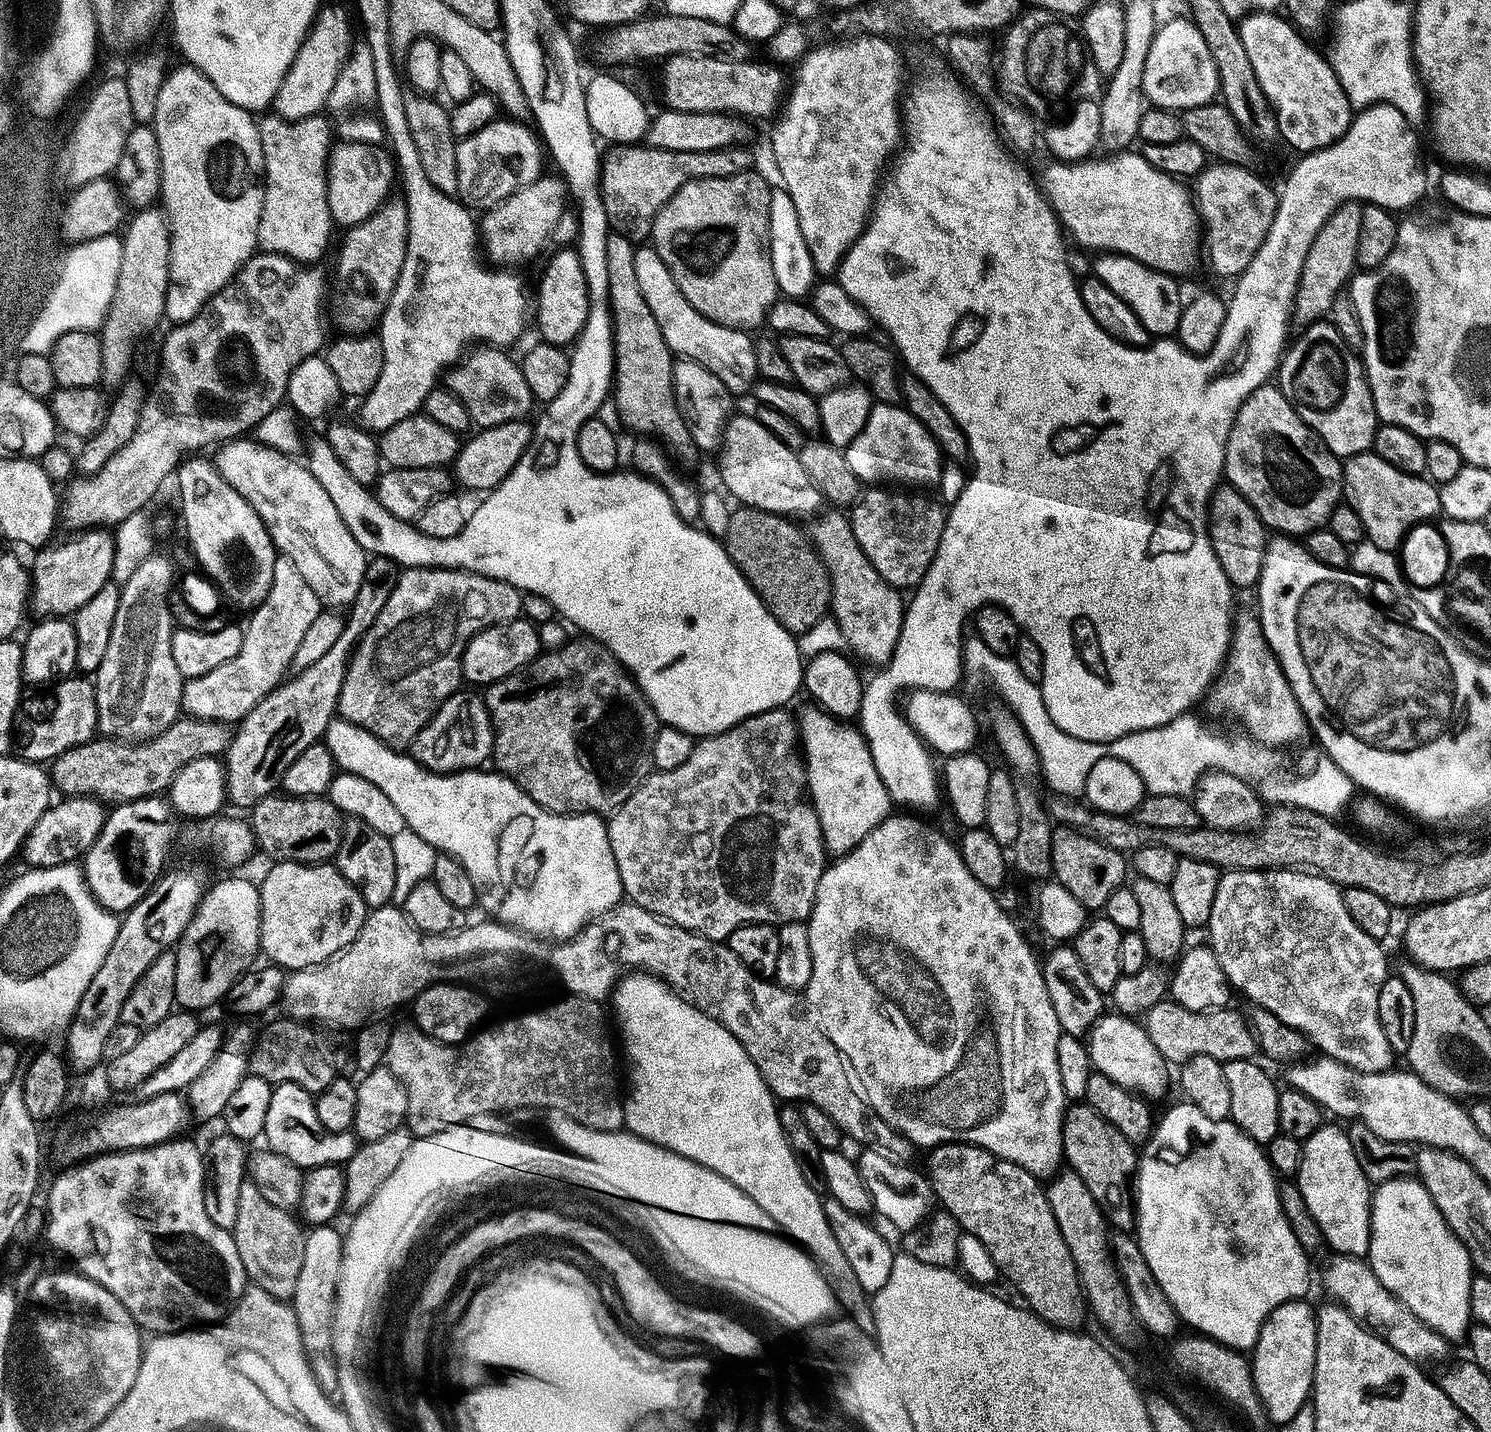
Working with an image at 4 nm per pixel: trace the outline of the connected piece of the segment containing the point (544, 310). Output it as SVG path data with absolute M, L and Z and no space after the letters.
M576 250L560 252L548 264L544 277L540 280L540 305L535 305L534 320L540 323L539 339L562 349L575 345L590 314L586 274Z

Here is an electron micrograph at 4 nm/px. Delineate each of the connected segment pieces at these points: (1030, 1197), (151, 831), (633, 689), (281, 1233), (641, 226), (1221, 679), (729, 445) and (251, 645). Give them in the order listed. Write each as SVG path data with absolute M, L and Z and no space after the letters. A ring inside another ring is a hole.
M941 1144L939 1148L931 1149L927 1156L926 1175L936 1191L939 1207L951 1214L967 1235L978 1238L978 1242L990 1250L994 1262L1000 1267L1001 1277L1005 1281L1008 1279L1020 1291L1021 1298L1025 1300L1021 1301L1047 1324L1064 1332L1081 1331L1085 1327L1083 1324L1090 1320L1088 1298L1084 1295L1084 1284L1070 1254L1070 1246L1066 1246L1058 1218L1054 1218L1045 1185L1022 1170L1022 1166L1006 1162L972 1144Z
M148 796L145 800L135 800L129 804L117 804L107 813L104 829L98 842L94 842L94 846L82 861L88 889L91 890L92 897L107 912L127 914L151 894L152 889L164 876L166 872L164 863L168 860L168 843L171 842L172 835L176 832L176 824L172 821L172 816L174 817L174 809L171 803L160 796ZM120 848L128 848L128 861L124 861Z
M579 639L557 652L544 652L528 668L487 689L488 709L496 731L494 764L550 813L608 818L652 775L654 738L658 738L662 725L635 676L620 659L597 640Z
M245 1182L239 1195L238 1222L234 1235L249 1281L270 1294L273 1300L295 1301L302 1262L306 1262L308 1241L301 1221L289 1209L266 1202L266 1197L255 1182Z
M620 146L607 154L603 161L602 184L606 191L604 204L609 215L611 231L620 233L633 242L644 242L652 235L656 215L692 180L709 180L737 176L743 172L753 171L751 151L747 147L737 146L731 150L723 148L713 152L682 154L667 152L657 148L645 147L644 156L636 153L632 146Z
M1255 611L1235 617L1232 646L1228 658L1216 677L1207 697L1206 705L1216 716L1233 716L1238 723L1265 749L1288 748L1299 740L1309 739L1308 719L1282 670L1280 660L1264 639L1259 615Z
M736 414L729 419L718 449L719 456L723 491L737 505L785 518L815 517L825 507L823 494L806 476L806 471L802 470L797 453L778 442L778 438L774 438L774 434L770 434L770 430L766 430L766 426L762 426L751 415Z
M283 558L277 559L274 566L274 586L263 604L255 609L253 616L256 617L246 624L242 650L238 654L238 658L226 662L226 666L218 666L218 670L210 670L210 674L206 674L202 678L187 681L184 686L183 711L194 720L213 720L229 726L239 725L240 721L245 720L274 689L280 687L285 681L289 675L289 673L287 674L288 668L290 672L296 663L298 646L302 646L302 638L306 638L310 626L314 626L314 622L318 622L321 614L322 605L318 594L314 594L314 590L310 590L310 586L306 586L306 578L302 578L302 574L298 574L298 568L294 566L294 562Z

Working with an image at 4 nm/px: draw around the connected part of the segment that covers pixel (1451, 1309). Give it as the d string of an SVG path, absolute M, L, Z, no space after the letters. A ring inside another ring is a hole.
M1419 1179L1391 1180L1375 1189L1372 1245L1367 1259L1382 1286L1397 1296L1425 1326L1449 1342L1469 1335L1474 1324L1470 1306L1470 1286L1474 1279L1472 1256L1452 1233Z

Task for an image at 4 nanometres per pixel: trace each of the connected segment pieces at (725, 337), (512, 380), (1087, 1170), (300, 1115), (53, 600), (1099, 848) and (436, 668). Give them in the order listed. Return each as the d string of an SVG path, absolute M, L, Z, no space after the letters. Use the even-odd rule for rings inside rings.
M637 247L636 258L635 269L642 298L646 298L646 306L650 306L650 314L654 314L662 330L662 338L666 338L666 346L672 351L673 357L693 360L706 366L706 370L710 370L714 378L719 378L722 386L726 386L726 390L732 393L733 397L740 398L743 392L751 393L760 375L756 357L757 341L751 340L748 332L718 326L718 322L710 322L710 318L698 314L698 310L694 310L690 302L686 302L686 294L678 290L674 274L668 269L666 262L662 262L655 248Z
M480 346L469 351L447 373L447 388L458 394L458 398L462 398L462 406L470 410L470 418L477 429L506 426L515 420L527 421L532 412L534 401L530 386L526 386L524 369L517 361L515 364L508 355L507 351L499 348Z
M1074 1104L1065 1113L1063 1150L1067 1167L1086 1183L1109 1225L1117 1233L1133 1233L1136 1214L1130 1185L1139 1171L1140 1157L1135 1143L1087 1104Z
M278 1084L275 1089L274 1099L270 1101L270 1110L266 1113L266 1130L263 1134L263 1139L268 1140L267 1147L282 1154L282 1158L290 1158L290 1162L294 1162L294 1166L302 1170L331 1164L348 1165L358 1147L357 1137L351 1131L331 1133L326 1130L319 1121L316 1100L299 1084Z
M88 530L83 534L77 535L80 536L77 540L72 540L69 544L60 544L57 546L53 552L48 552L49 550L44 550L39 553L40 556L36 560L36 572L34 568L34 575L30 580L30 608L34 613L37 612L37 617L40 618L72 618L75 617L76 613L82 610L82 606L86 606L86 602L91 602L91 600L96 597L98 594L102 594L104 588L109 587L113 583L112 570L114 568L115 560L115 535L108 530Z
M1060 826L1053 831L1052 876L1055 883L1070 890L1070 894L1074 894L1074 898L1078 898L1084 908L1103 910L1110 900L1110 894L1125 887L1129 879L1128 872L1130 876L1130 864L1125 853L1116 852L1110 846L1102 846L1102 842L1092 840L1074 828Z
M410 568L399 573L400 581L395 581L390 598L386 602L386 606L382 610L382 614L374 622L374 626L364 639L356 646L356 652L352 656L352 663L348 665L348 673L346 674L346 682L342 686L342 694L340 695L340 711L339 719L349 720L354 726L364 728L370 734L374 734L374 738L378 738L386 746L397 750L411 749L414 738L418 738L418 734L422 734L422 730L434 718L434 714L438 714L438 710L448 701L453 694L461 691L462 685L465 683L464 678L464 651L468 648L468 643L478 634L482 634L488 628L492 628L495 624L508 624L514 620L514 614L504 614L502 604L496 604L496 588L505 588L502 586L501 580L491 580L485 576L476 576L472 572L465 572L454 568ZM452 588L464 588L464 594L450 594Z

